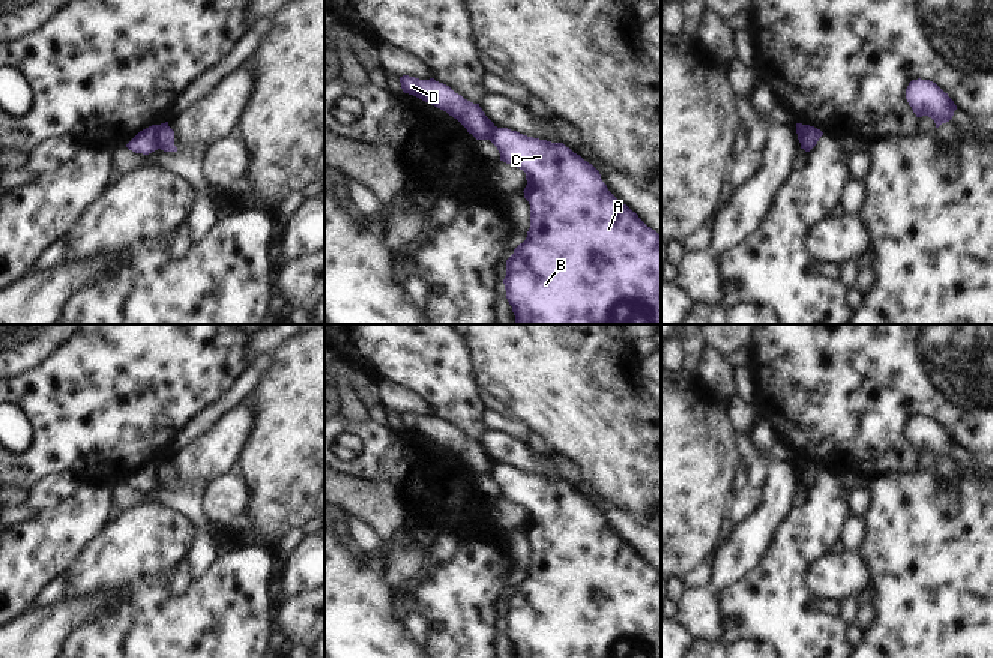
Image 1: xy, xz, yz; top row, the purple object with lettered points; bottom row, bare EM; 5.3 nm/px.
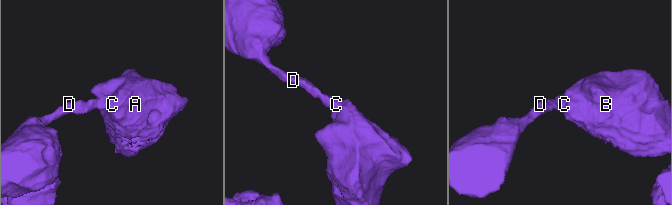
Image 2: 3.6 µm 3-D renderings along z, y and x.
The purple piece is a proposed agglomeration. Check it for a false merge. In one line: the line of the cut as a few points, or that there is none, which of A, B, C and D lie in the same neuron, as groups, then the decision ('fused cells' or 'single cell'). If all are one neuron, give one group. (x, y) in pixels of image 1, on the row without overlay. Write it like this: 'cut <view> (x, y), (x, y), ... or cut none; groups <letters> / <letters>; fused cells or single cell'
cut xy (159, 461), (156, 484); groups A B C / D; fused cells

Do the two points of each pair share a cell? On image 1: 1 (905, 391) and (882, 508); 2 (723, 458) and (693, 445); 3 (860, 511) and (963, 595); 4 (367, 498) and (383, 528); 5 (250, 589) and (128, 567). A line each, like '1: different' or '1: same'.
1: different
2: same
3: different
4: same
5: same

